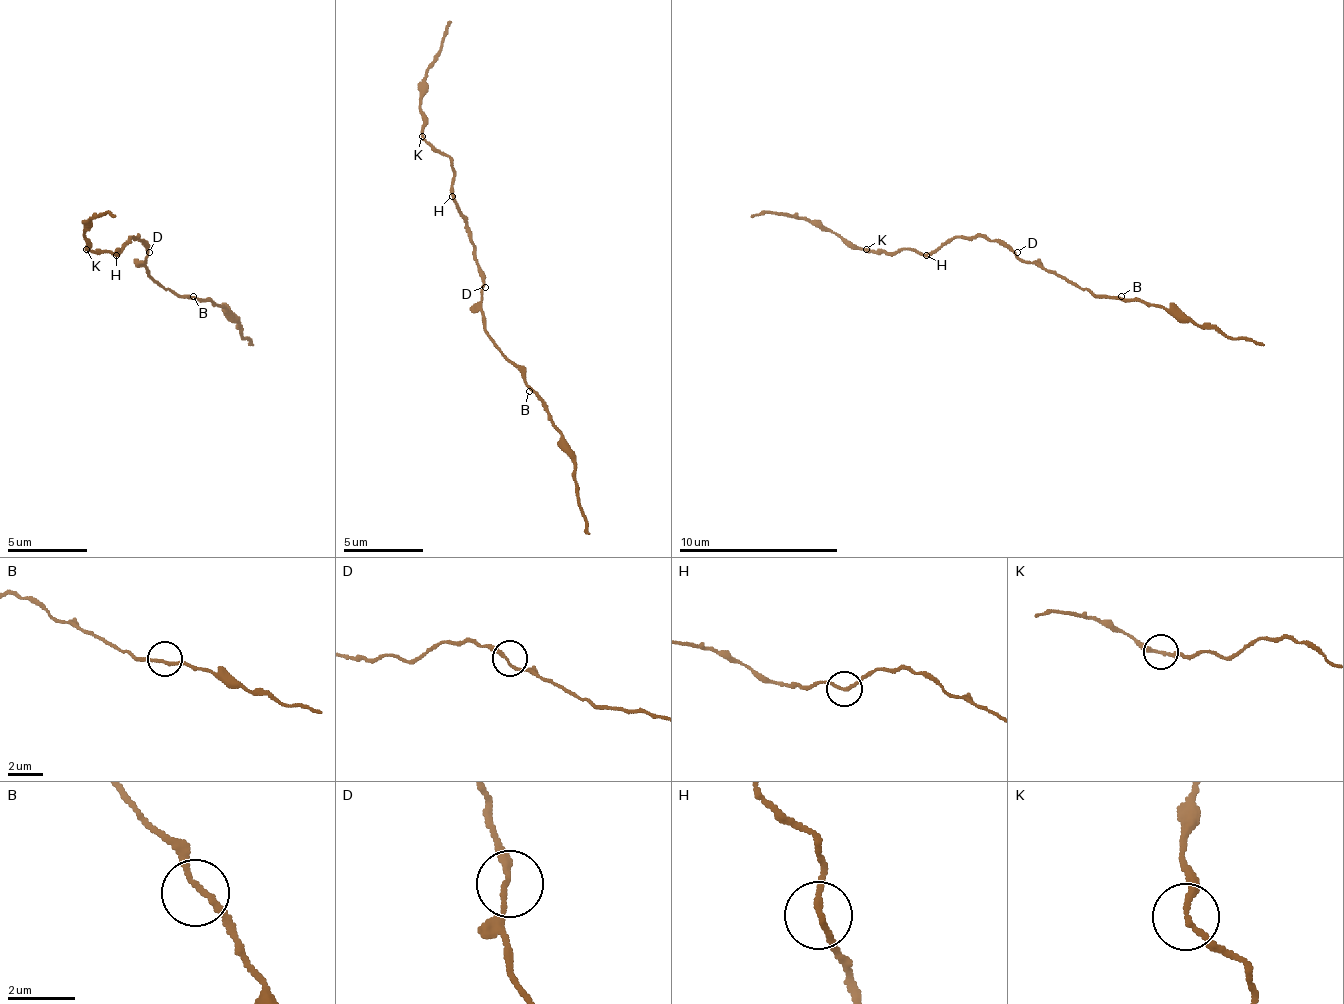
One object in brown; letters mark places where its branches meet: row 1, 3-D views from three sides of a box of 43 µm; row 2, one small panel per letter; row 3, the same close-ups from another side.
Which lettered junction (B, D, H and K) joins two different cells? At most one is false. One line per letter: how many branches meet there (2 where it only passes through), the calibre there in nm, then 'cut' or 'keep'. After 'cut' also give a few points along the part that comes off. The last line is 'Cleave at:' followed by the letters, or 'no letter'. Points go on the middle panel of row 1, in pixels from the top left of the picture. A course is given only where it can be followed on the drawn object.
B: branches 2; calibre 160 nm; keep
D: branches 2; calibre 180 nm; keep
H: branches 2; calibre 160 nm; keep
K: branches 2; calibre 180 nm; keep
Cleave at: no letter

